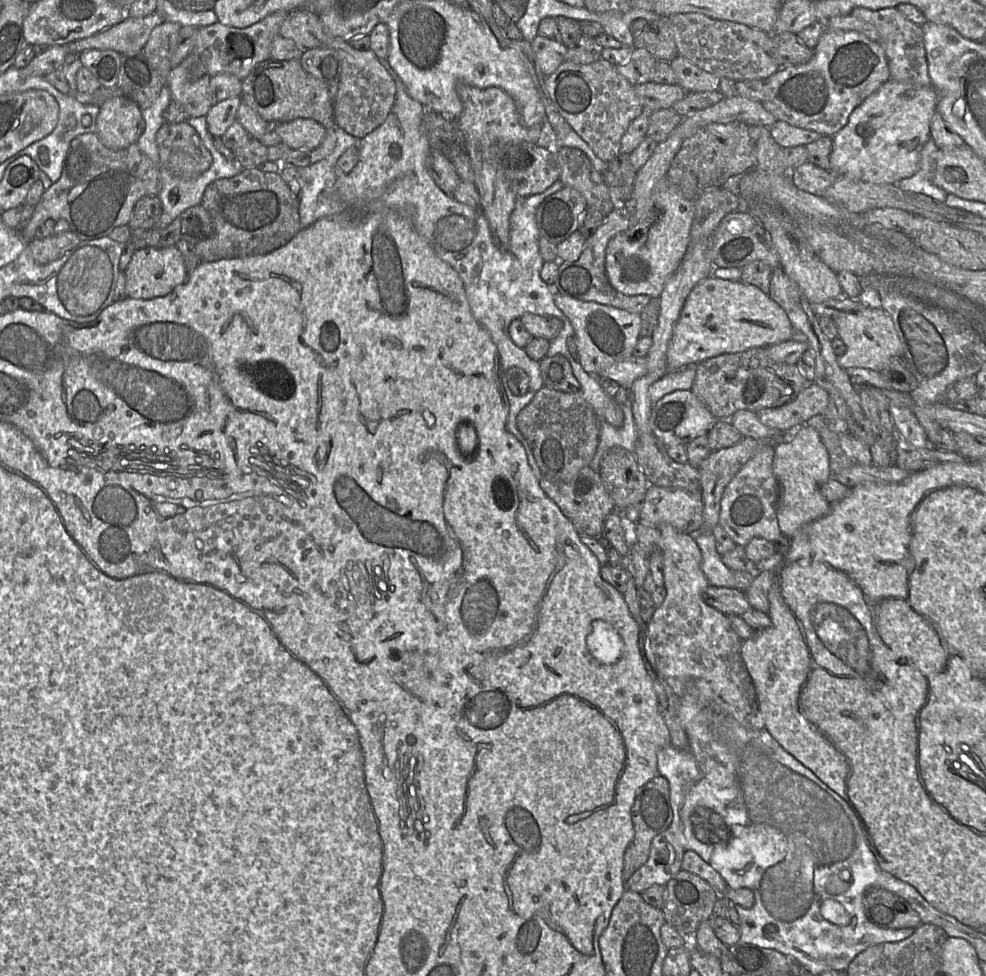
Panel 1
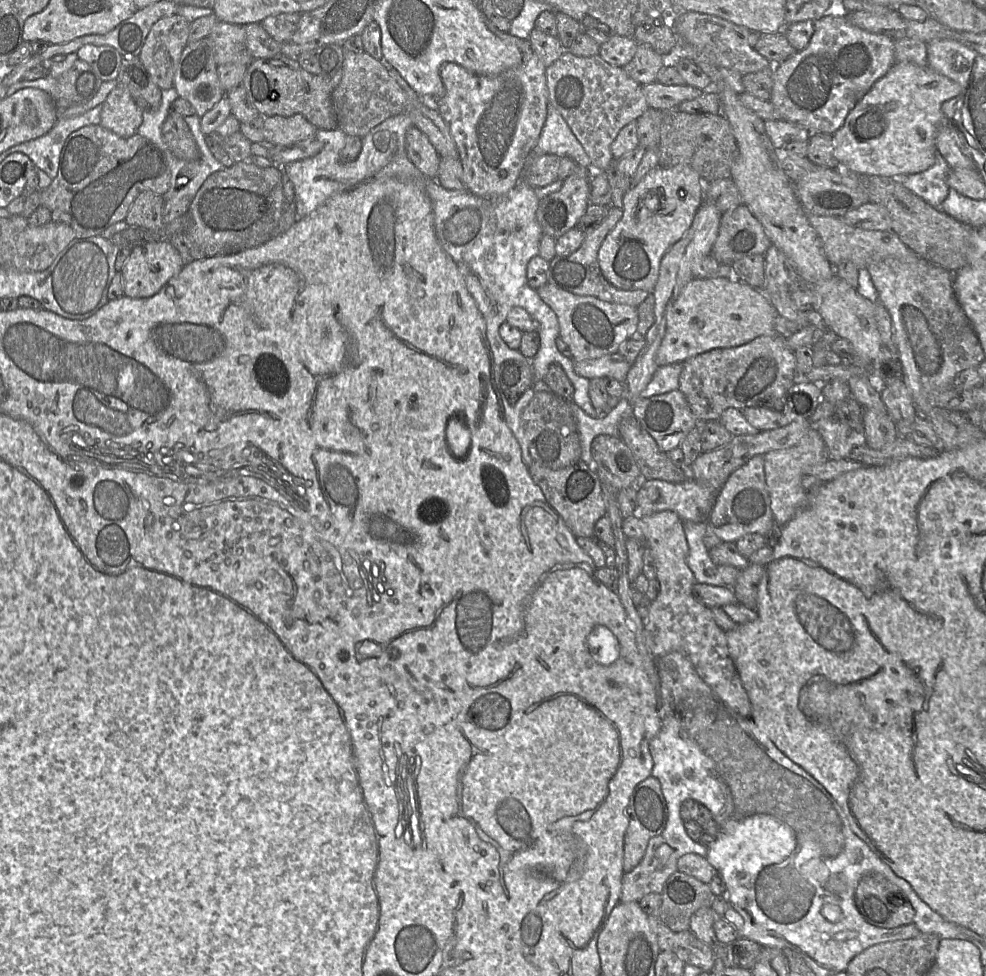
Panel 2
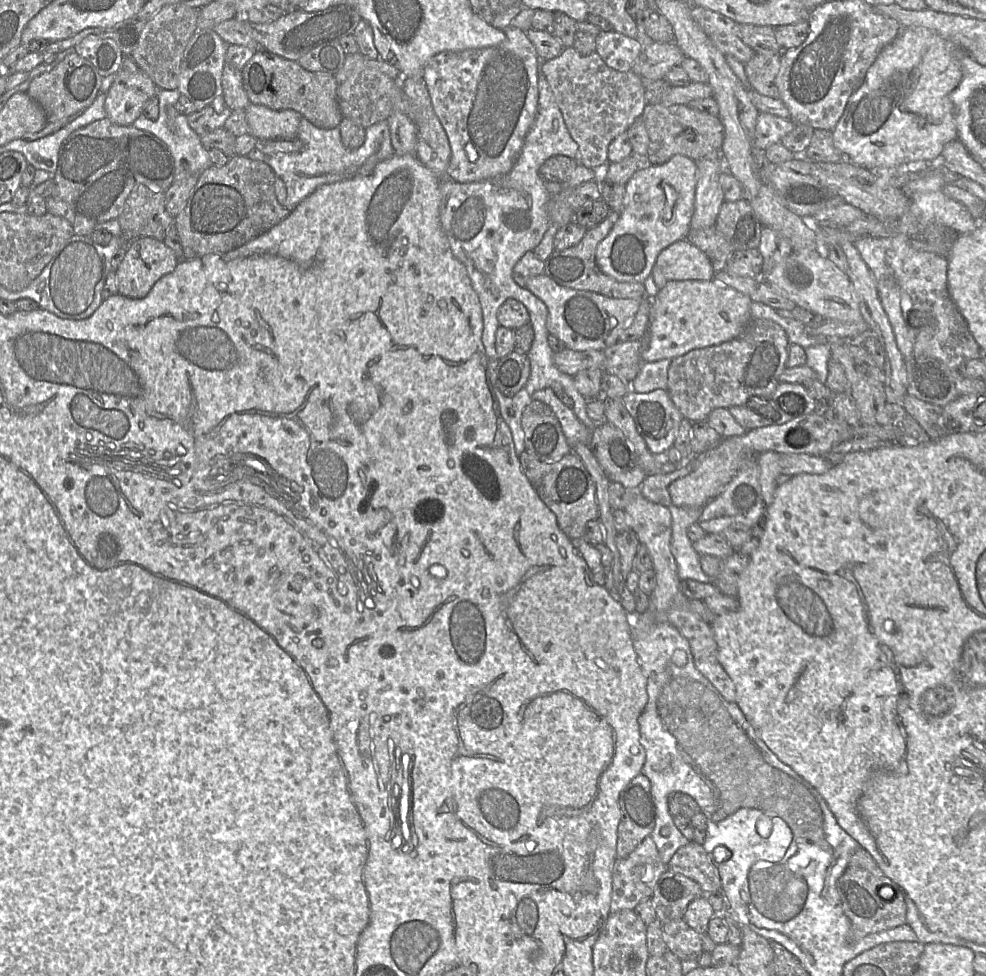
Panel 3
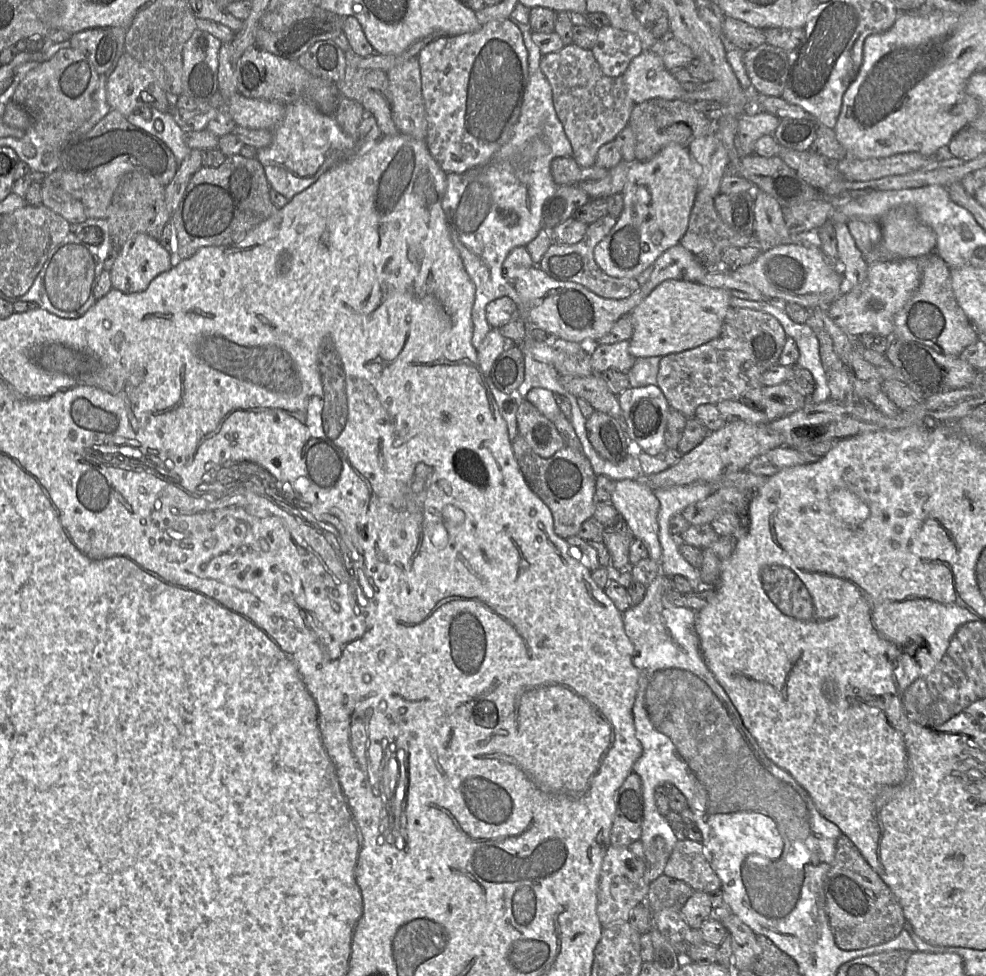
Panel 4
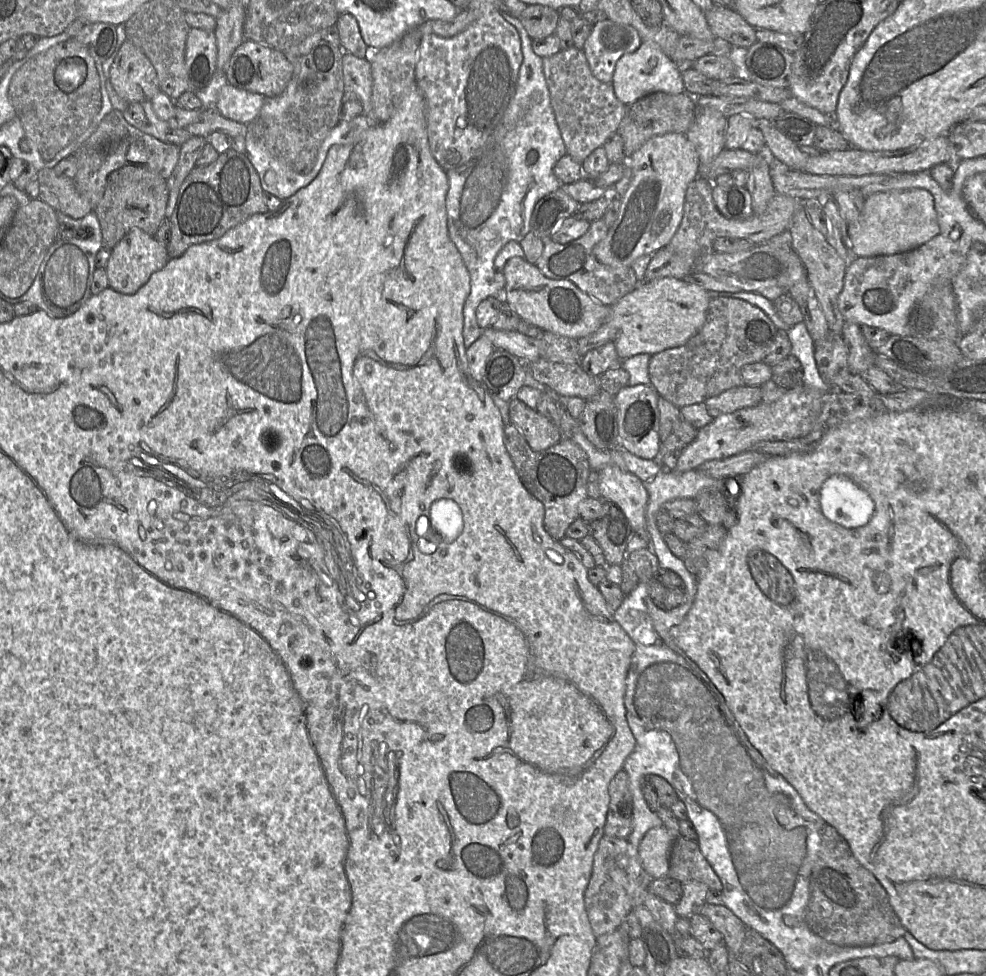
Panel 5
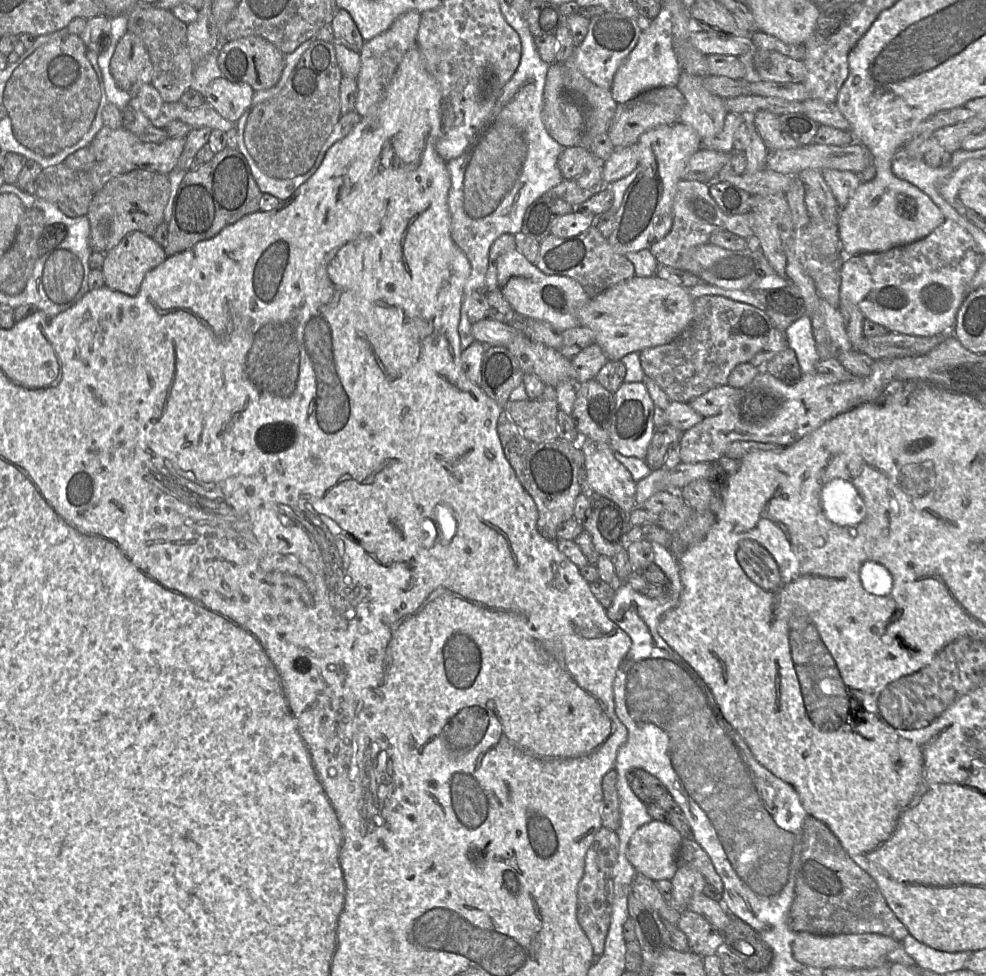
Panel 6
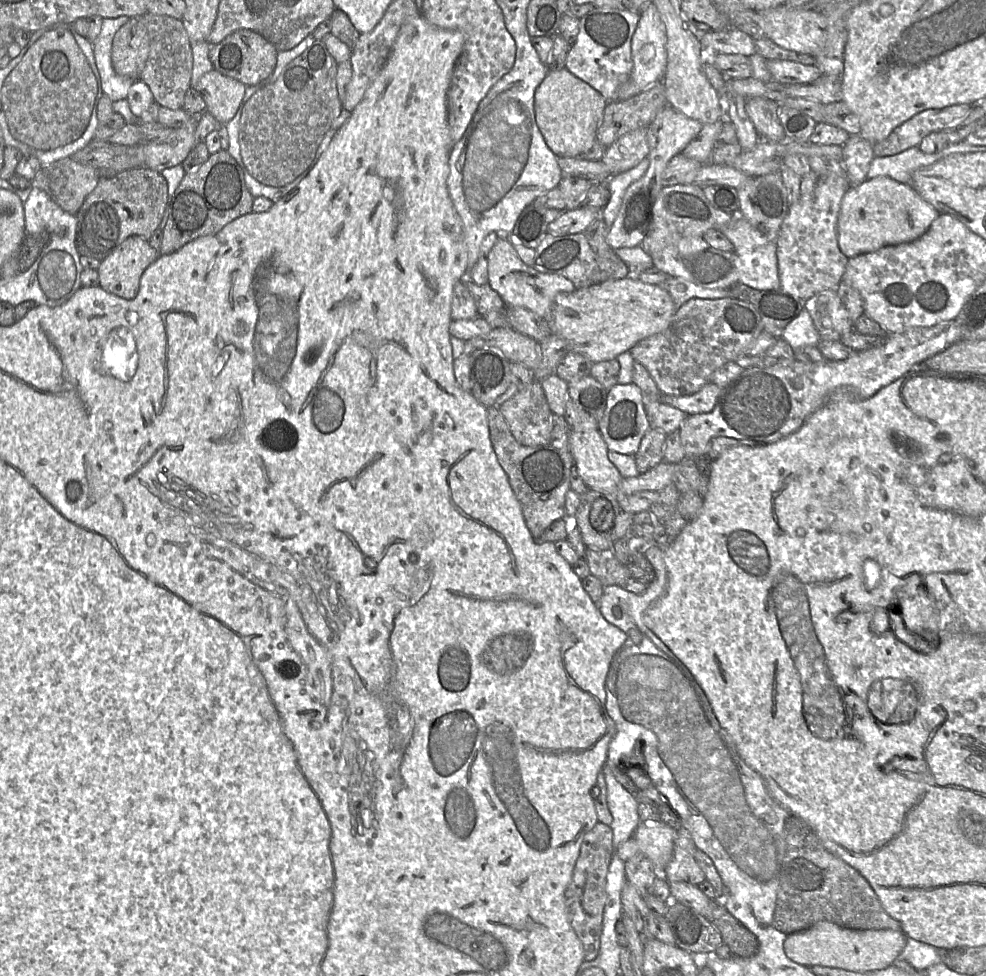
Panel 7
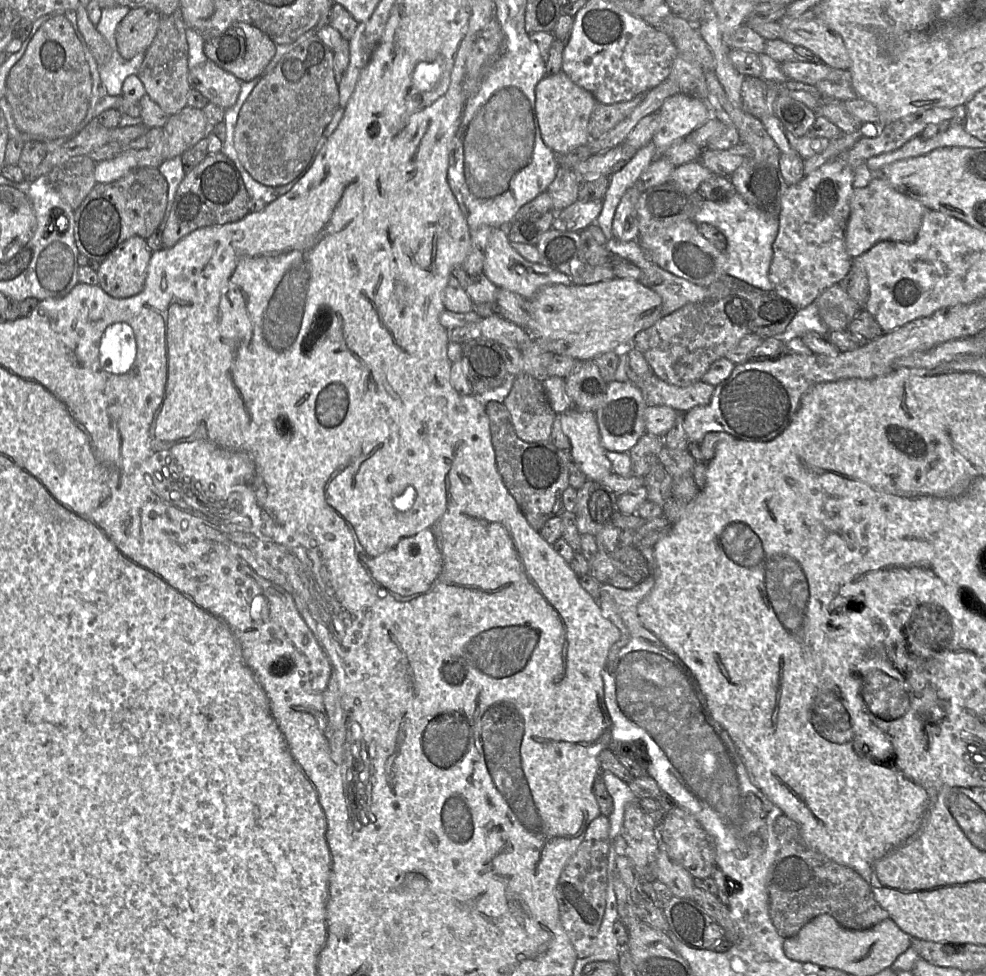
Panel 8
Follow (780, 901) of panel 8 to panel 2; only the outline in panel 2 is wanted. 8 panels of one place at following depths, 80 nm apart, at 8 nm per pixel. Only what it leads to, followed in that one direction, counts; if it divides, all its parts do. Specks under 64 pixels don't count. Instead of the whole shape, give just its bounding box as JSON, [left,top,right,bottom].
[855,873,915,928]

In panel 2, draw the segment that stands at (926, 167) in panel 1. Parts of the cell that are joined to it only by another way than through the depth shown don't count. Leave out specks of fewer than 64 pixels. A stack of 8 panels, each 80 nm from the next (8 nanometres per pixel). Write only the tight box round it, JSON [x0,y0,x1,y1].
[895,151,949,207]

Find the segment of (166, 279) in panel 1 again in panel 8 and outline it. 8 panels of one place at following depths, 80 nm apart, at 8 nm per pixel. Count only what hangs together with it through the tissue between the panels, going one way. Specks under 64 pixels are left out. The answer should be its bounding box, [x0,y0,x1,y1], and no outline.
[98,237,152,298]

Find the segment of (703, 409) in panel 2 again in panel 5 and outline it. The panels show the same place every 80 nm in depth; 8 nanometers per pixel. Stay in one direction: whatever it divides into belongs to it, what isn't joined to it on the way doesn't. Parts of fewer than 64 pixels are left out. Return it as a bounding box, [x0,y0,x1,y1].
[650,297,777,408]

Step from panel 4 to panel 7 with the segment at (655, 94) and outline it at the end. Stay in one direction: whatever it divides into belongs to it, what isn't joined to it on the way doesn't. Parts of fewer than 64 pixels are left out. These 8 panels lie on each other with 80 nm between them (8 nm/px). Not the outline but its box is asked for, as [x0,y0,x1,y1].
[616,2,667,101]

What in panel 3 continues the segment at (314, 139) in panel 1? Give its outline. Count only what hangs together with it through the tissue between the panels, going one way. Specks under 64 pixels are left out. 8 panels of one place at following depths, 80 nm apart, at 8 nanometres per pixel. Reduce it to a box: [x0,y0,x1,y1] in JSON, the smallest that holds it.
[245,103,303,140]

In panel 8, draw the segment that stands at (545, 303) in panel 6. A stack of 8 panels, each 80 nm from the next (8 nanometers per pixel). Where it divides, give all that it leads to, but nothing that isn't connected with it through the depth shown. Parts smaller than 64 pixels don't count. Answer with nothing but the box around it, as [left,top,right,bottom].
[483,228,575,300]

